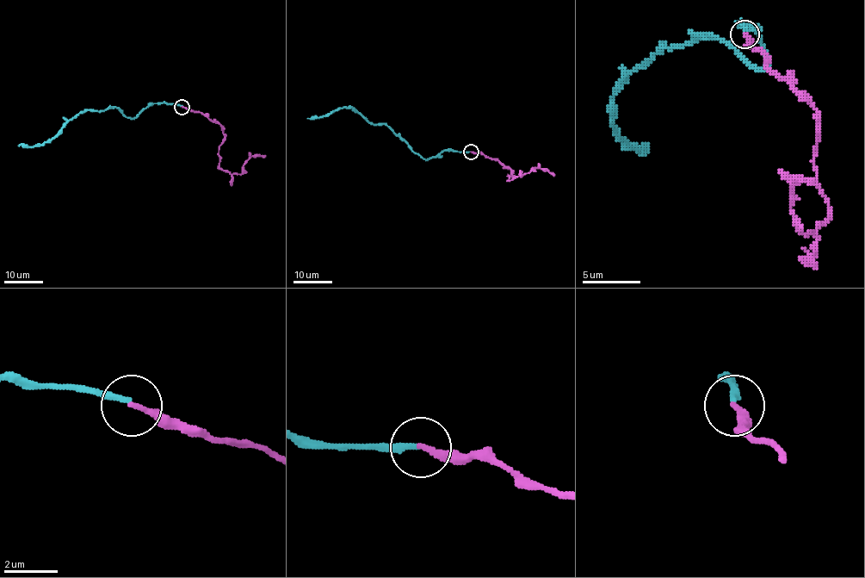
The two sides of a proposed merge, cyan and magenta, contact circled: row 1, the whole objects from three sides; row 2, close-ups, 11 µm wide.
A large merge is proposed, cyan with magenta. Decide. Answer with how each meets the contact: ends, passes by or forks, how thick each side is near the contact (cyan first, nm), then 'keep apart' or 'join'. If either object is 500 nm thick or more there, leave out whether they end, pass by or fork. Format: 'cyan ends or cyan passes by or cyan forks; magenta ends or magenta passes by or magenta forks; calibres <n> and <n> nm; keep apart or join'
cyan ends; magenta ends; calibres 220 and 200 nm; keep apart

